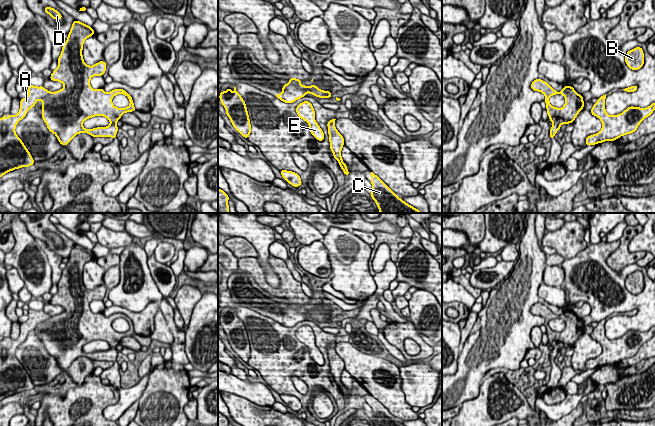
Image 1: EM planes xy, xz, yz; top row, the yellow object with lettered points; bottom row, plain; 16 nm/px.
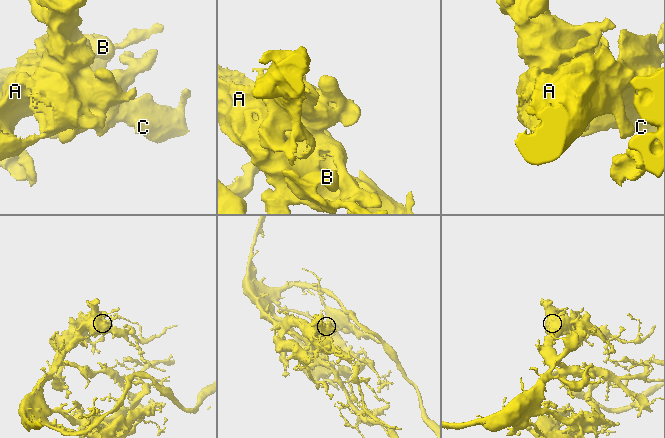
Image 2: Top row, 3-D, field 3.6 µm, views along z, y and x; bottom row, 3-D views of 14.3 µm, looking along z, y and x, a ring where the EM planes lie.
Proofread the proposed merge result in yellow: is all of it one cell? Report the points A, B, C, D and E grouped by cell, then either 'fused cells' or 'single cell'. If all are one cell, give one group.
A B C D E; single cell

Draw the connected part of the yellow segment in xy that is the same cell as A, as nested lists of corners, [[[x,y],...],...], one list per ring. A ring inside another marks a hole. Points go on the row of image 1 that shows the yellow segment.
[[[74,20],[66,43],[62,46],[61,54],[57,60],[58,67],[52,72],[49,79],[61,82],[64,87],[61,90],[50,92],[43,86],[28,86],[28,96],[20,99],[20,110],[17,115],[5,115],[0,118],[0,177],[6,173],[22,167],[29,167],[35,162],[30,152],[15,132],[17,123],[22,120],[28,110],[33,108],[38,100],[42,101],[42,118],[50,132],[54,133],[61,145],[67,145],[79,133],[87,133],[92,137],[116,138],[118,127],[117,121],[123,113],[135,111],[133,99],[123,89],[113,89],[106,93],[102,88],[93,89],[90,86],[90,79],[93,76],[102,76],[106,71],[106,63],[100,61],[93,66],[87,65],[83,60],[82,50],[84,41],[94,34],[93,28]],[[117,94],[124,94],[128,97],[130,105],[126,108],[117,108],[112,103],[112,98]],[[104,116],[110,121],[107,127],[85,129],[83,122],[91,117]]]

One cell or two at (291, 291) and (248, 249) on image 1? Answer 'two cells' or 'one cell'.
two cells

